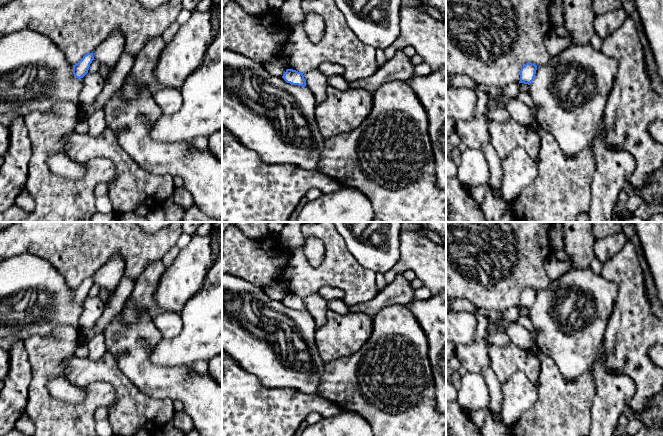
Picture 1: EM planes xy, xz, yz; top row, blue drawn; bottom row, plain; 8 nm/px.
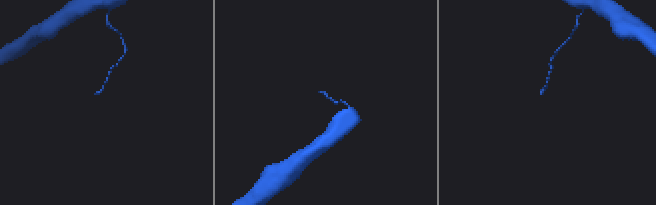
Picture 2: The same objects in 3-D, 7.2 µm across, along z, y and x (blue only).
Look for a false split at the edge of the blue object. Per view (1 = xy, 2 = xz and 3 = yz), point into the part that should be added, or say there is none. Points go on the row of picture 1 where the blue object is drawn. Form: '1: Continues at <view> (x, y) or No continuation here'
1: No continuation here
2: No continuation here
3: No continuation here

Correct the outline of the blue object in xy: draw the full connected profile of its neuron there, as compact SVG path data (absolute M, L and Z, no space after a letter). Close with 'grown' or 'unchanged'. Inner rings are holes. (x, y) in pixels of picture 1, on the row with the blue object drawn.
M87 53L83 58L75 65L73 65L73 74L76 78L83 78L89 70L90 64L95 60L92 53Z; unchanged

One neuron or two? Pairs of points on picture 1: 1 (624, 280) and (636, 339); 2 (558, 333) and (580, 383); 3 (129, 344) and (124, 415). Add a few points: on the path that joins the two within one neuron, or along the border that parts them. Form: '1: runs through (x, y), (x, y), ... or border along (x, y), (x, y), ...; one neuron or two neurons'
1: runs through (631, 295), (632, 324); one neuron
2: border along (589, 370), (572, 379); two neurons
3: border along (114, 357), (117, 366), (144, 393); two neurons

